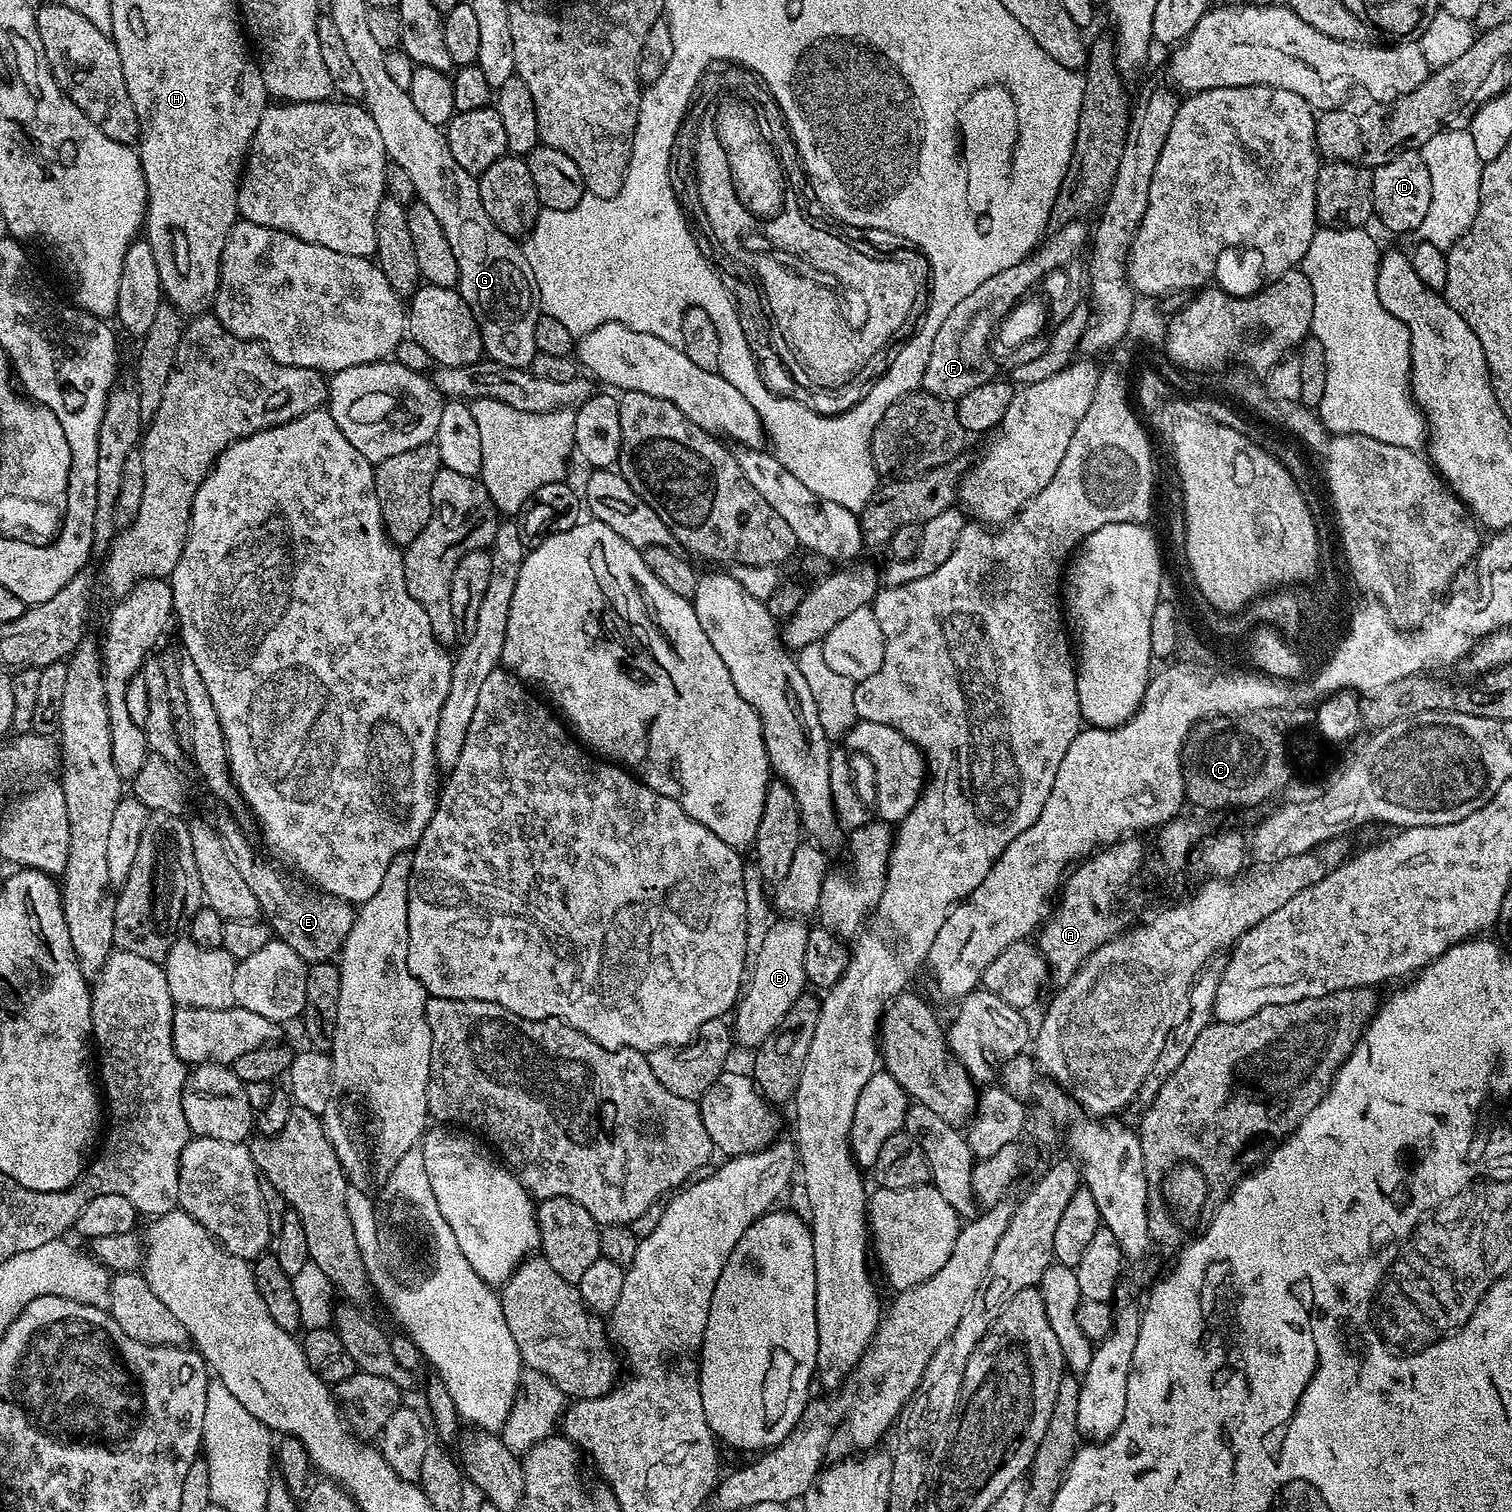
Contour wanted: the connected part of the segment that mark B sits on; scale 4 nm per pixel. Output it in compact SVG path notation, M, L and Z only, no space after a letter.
M780 918L761 938L760 948L755 949L758 966L754 966L754 974L747 981L734 1009L734 1040L737 1045L745 1044L749 1050L755 1049L779 1026L782 1018L786 1018L796 999L805 995L804 959L808 930L809 925L803 919Z

